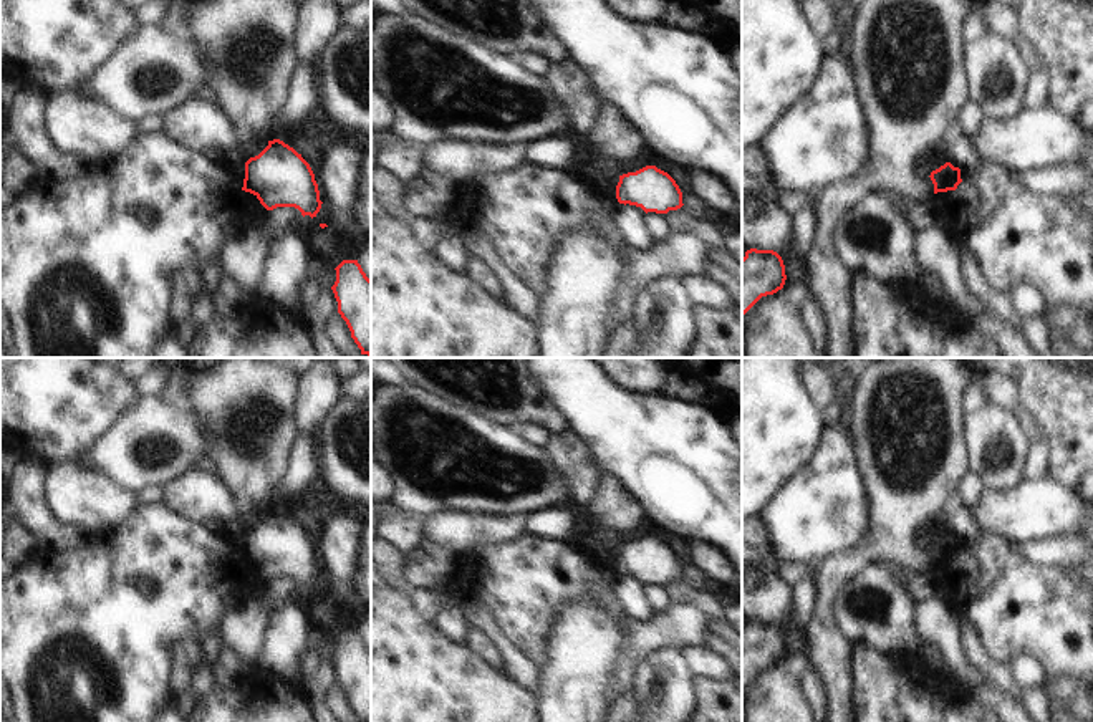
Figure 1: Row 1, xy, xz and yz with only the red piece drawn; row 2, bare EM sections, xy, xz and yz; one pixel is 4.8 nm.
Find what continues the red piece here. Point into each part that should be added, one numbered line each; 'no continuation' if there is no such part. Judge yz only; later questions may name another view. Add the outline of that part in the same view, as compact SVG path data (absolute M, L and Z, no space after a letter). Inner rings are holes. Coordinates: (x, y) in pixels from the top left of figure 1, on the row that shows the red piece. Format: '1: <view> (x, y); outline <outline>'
no continuation

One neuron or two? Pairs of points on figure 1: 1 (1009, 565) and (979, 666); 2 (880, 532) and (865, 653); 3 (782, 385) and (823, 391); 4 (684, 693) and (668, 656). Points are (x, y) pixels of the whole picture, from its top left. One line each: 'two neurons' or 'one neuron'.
1: two neurons
2: two neurons
3: two neurons
4: one neuron

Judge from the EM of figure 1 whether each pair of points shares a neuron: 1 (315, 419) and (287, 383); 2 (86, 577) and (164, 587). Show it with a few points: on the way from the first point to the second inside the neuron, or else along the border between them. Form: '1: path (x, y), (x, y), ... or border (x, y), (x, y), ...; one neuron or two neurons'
1: border (298, 376), (297, 426), (302, 431); two neurons
2: path (106, 575), (144, 575); one neuron

